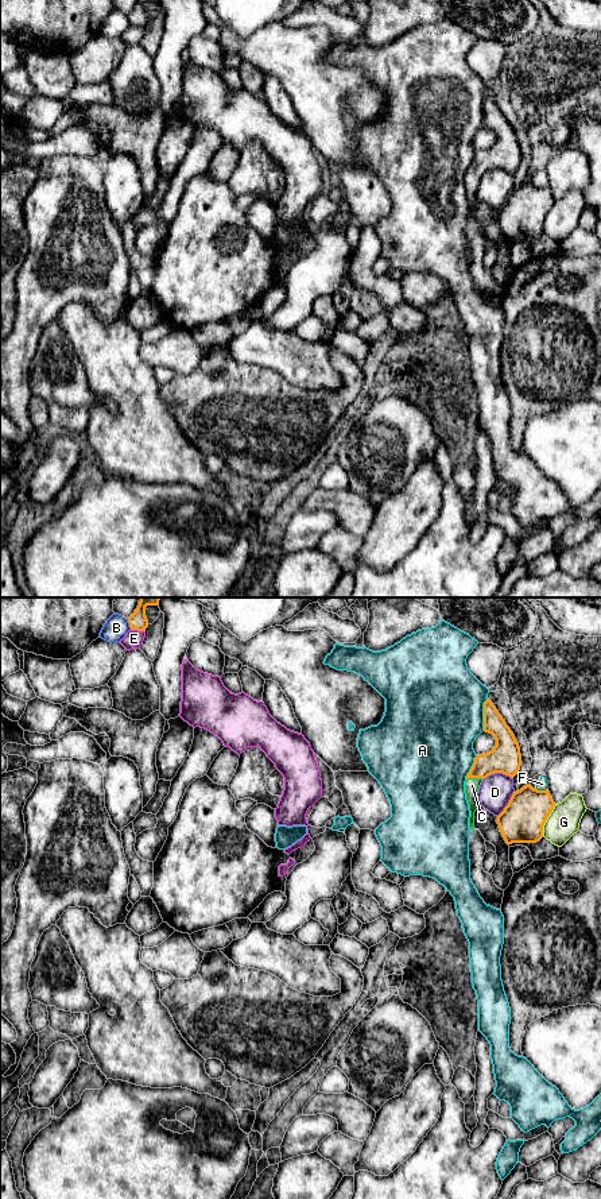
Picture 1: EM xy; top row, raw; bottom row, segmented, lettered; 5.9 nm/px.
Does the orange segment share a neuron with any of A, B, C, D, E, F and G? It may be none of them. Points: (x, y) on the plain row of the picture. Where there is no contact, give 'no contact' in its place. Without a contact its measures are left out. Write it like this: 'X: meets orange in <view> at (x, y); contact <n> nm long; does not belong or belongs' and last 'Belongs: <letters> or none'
A: meets orange in xy at (484, 111); contact 190 nm long; does not belong
B: meets orange in xy at (130, 20); contact 70 nm long; does not belong
C: meets orange in xy at (475, 173); contact 100 nm long; belongs
D: meets orange in xy at (497, 167); contact 180 nm long; does not belong
E: meets orange in xy at (138, 26); contact 90 nm long; does not belong
F: meets orange in xy at (542, 186); contact 60 nm long; does not belong
G: meets orange in xy at (546, 215); contact 200 nm long; does not belong
Belongs: C

